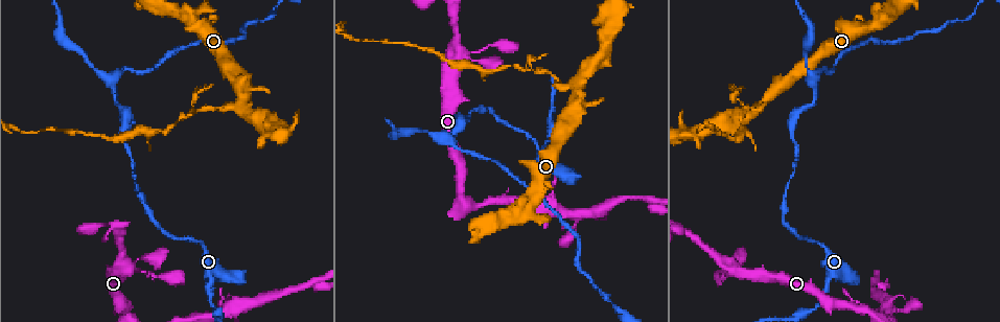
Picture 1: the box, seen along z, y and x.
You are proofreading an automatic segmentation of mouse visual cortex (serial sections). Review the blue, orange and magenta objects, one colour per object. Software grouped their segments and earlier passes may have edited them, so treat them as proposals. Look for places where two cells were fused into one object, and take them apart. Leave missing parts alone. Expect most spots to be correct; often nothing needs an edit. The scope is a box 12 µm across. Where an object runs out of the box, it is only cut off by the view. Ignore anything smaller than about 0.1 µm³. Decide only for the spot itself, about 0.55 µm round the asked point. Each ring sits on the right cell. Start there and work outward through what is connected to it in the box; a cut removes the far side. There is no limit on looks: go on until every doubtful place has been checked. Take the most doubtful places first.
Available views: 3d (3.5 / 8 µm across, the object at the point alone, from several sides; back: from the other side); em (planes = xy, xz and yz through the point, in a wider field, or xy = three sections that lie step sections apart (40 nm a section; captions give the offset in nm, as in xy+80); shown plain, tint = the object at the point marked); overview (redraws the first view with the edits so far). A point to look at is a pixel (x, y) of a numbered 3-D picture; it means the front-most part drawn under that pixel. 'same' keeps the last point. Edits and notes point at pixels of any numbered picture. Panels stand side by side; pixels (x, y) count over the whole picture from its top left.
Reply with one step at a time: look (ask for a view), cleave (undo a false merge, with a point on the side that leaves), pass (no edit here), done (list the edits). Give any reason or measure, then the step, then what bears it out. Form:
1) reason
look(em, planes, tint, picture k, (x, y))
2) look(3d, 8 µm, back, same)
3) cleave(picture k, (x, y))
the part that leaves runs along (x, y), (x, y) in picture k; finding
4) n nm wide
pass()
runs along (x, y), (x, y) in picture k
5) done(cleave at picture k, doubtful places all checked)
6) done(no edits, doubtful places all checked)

thin arm on a thick one
look(3d, 3.5 µm, picture 1, (244, 103))

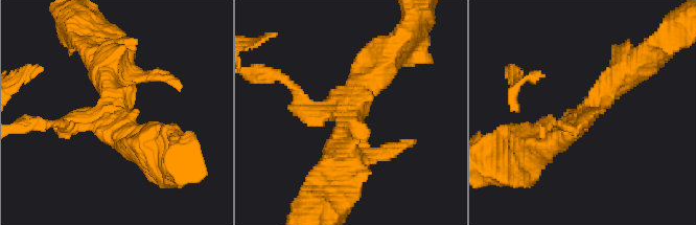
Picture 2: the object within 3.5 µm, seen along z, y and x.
3 arms; arms of 150, 400, 450 nm; shape alone is not enough
look(em, xy, step 1, tint, picture 2, (115, 112))

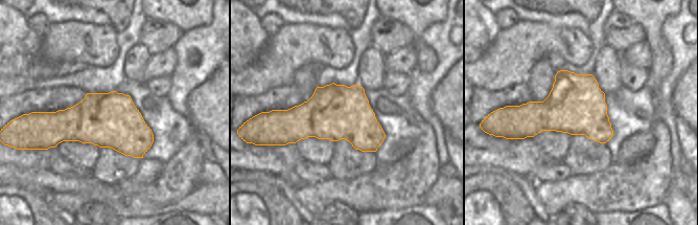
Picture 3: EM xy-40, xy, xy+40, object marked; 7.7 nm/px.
pass()
runs along (634, 65), (578, 122), (538, 149) in picture 2; one cell here

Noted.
three arms meet
look(3d, 3.5 µm, picture 1, (447, 138))

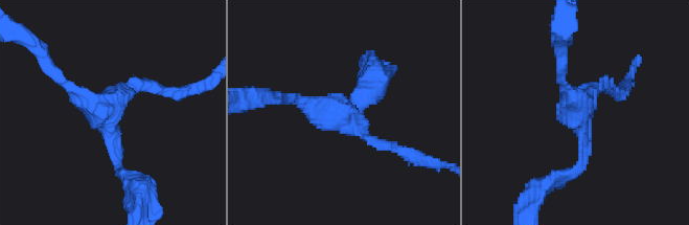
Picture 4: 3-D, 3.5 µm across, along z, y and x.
3 arms; arms of 150, 150, 150 nm
look(em, xy, step 2, tint, picture 4, (110, 109))

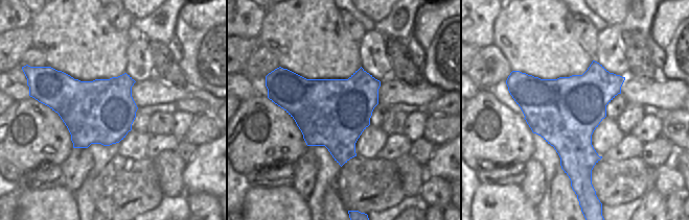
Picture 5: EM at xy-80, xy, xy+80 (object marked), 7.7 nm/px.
550 nm wide
pass()
runs along (121, 172), (109, 108), (140, 85), (163, 88) in picture 4; continuous, no second cell

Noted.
thin neck
look(3d, 3.5 µm, picture 1, (173, 123))

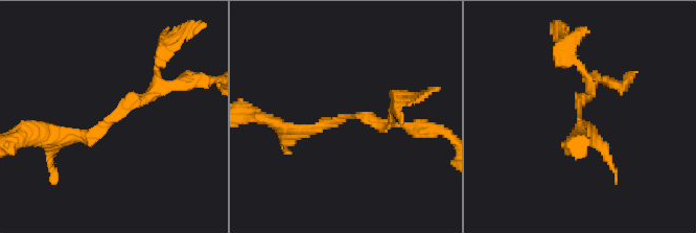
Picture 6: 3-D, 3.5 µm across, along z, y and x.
arms of 100, 150 nm; now the EM
look(em, planes, tint, picture 6, (114, 113))

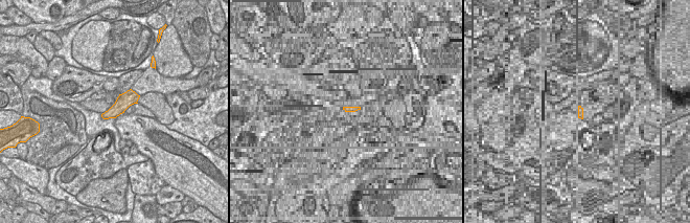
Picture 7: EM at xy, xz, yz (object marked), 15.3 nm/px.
look(em, xy, step 2, tint, same)

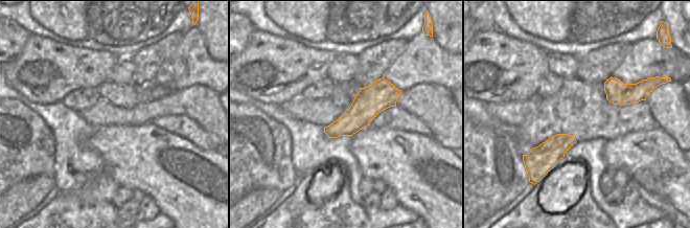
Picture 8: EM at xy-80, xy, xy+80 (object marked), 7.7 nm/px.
pass()
runs along (170, 85), (93, 137), (54, 137) in picture 6; continuous, no second cell

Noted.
done(no edits, doubtful places all checked)

